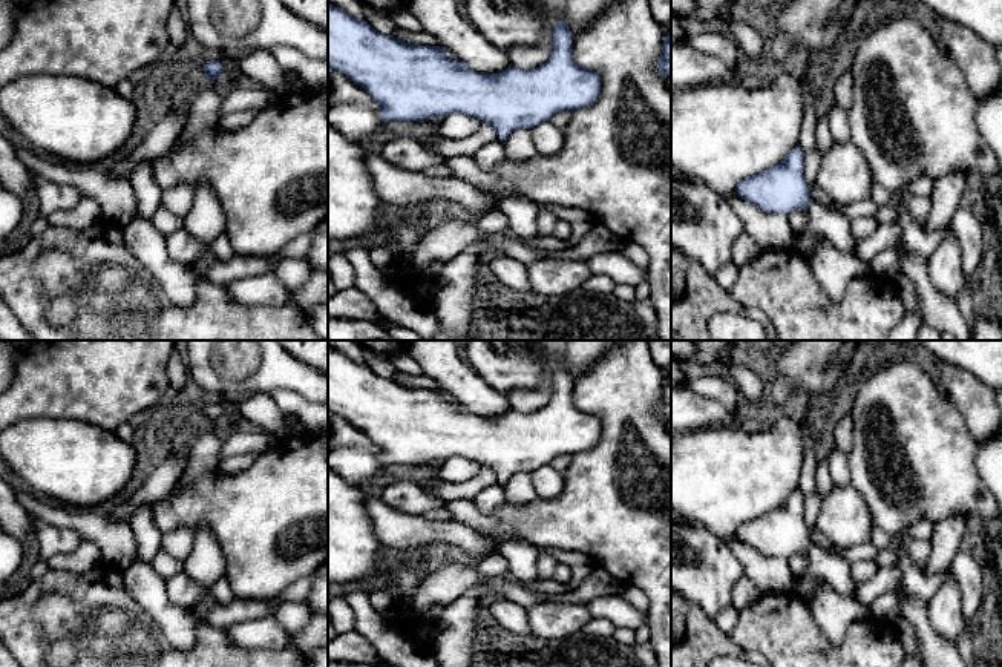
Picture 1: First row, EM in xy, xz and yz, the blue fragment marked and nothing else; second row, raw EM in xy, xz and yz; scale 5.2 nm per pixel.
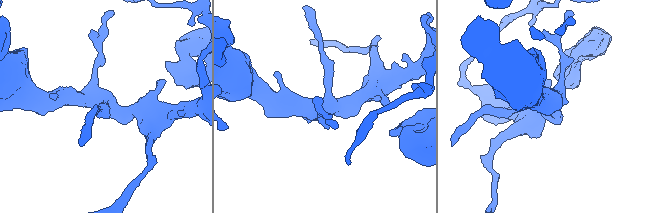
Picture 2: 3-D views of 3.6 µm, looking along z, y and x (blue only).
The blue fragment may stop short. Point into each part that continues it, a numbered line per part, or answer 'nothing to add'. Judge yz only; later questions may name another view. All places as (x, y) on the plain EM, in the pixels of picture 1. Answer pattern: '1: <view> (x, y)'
1: yz (835, 571)

